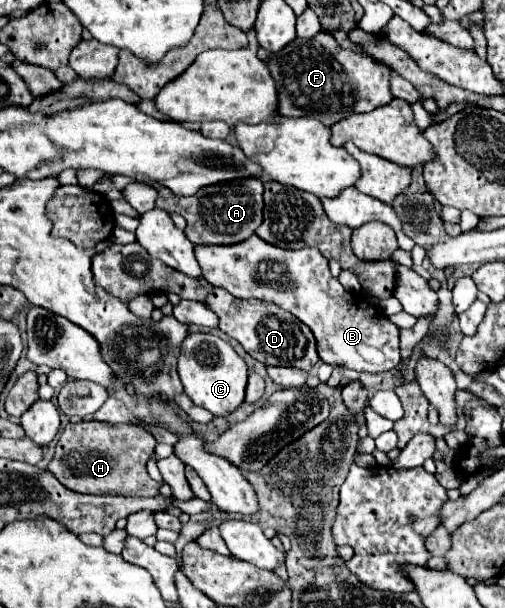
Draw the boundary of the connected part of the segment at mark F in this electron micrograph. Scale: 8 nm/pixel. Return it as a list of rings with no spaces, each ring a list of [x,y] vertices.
[[[326,32],[310,40],[296,38],[288,48],[280,50],[268,62],[280,96],[280,114],[288,118],[316,118],[324,126],[332,126],[352,114],[372,112],[394,100],[390,92],[392,68],[372,60],[372,56],[342,48]]]

